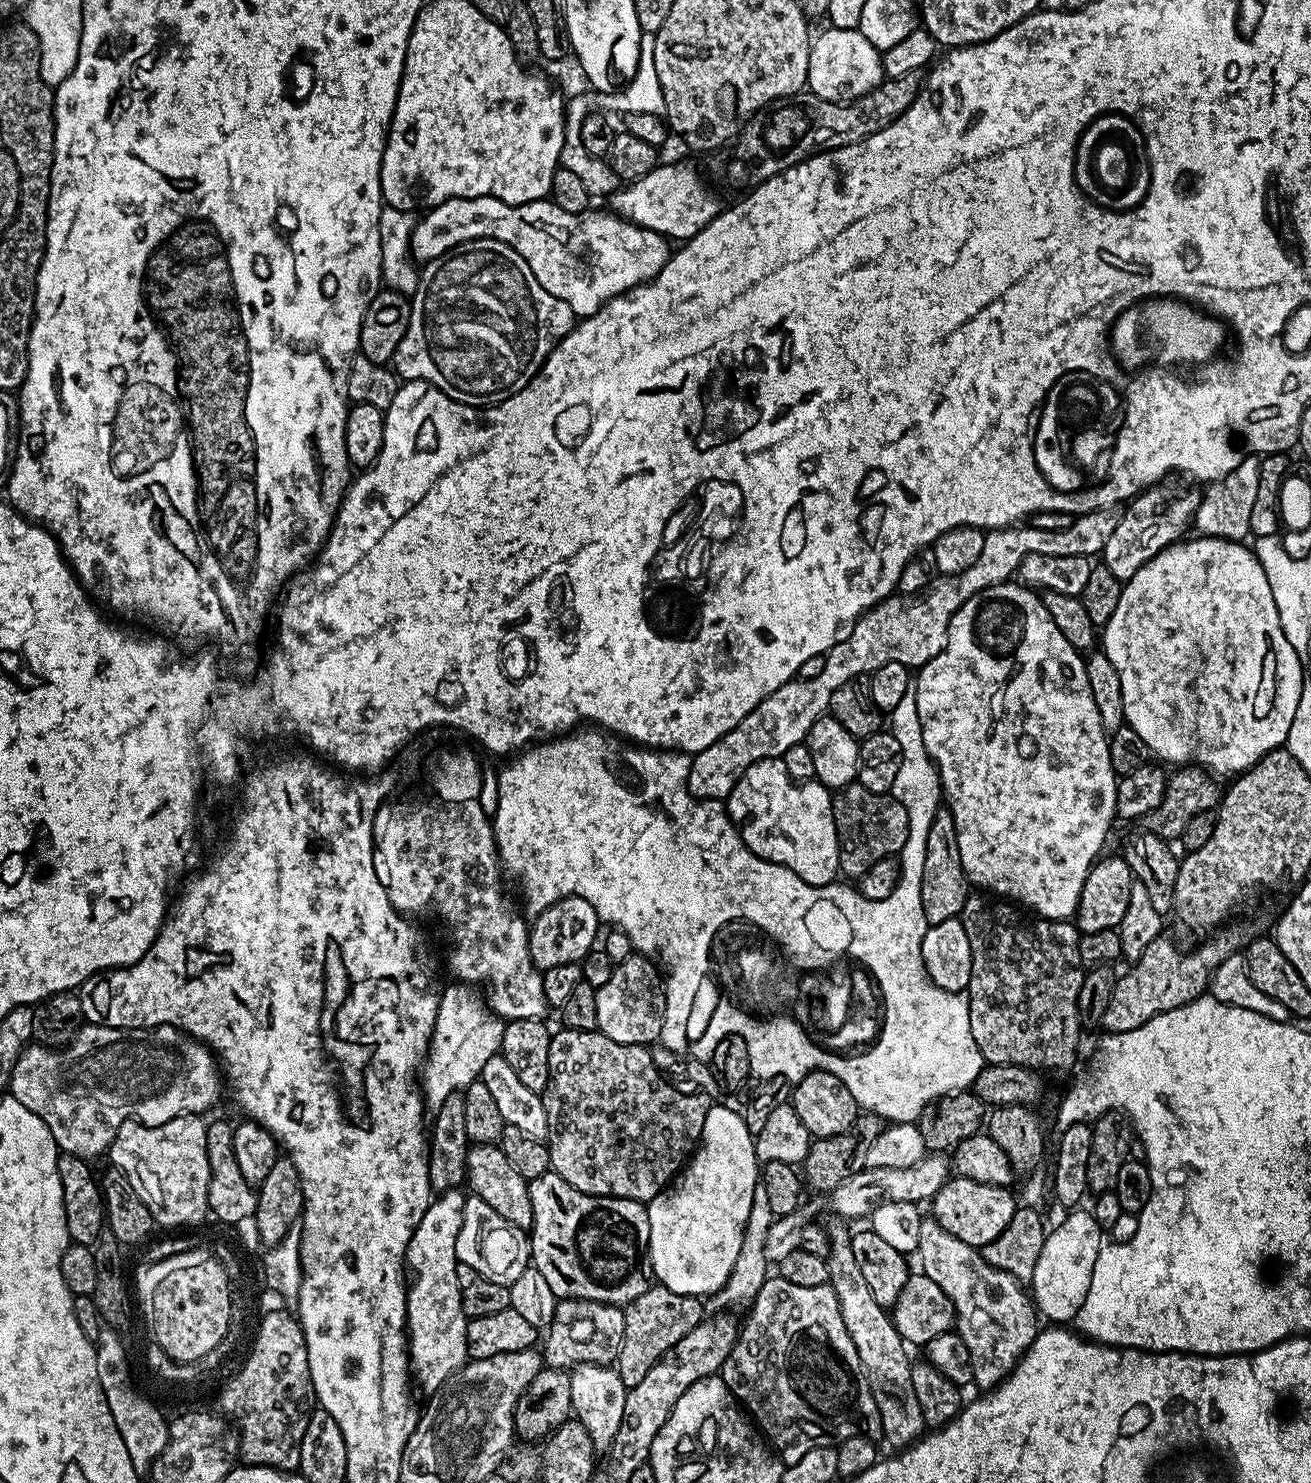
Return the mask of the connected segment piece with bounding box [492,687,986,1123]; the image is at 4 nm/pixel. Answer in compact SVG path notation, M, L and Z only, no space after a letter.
M915 687L906 690L899 705L894 706L890 713L890 720L890 730L894 738L898 738L898 746L902 746L902 767L894 777L890 794L908 815L906 846L902 846L898 853L900 880L890 898L868 900L861 896L855 887L847 888L846 885L840 884L841 882L810 886L802 882L802 878L798 878L794 870L758 858L758 854L751 852L746 842L742 842L739 830L732 823L721 801L697 802L688 793L688 775L693 767L691 755L671 750L653 750L647 746L620 748L621 737L596 726L585 727L585 732L573 730L559 738L537 742L523 749L515 758L509 759L509 764L504 769L499 769L500 793L492 820L492 829L496 835L496 853L500 856L503 871L520 883L519 899L522 901L523 911L529 917L540 916L542 910L567 896L586 898L586 902L594 906L600 921L624 932L637 953L649 958L655 957L655 952L660 955L659 963L666 973L666 1010L659 1039L663 1047L689 1060L708 1062L714 1054L714 1046L718 1046L722 1038L737 1036L742 1038L742 1042L746 1042L746 1051L750 1054L750 1070L752 1076L758 1078L757 1081L763 1082L782 1076L789 1082L795 1082L811 1072L829 1072L842 1082L842 1086L846 1086L846 1090L850 1090L850 1094L854 1094L857 1105L865 1113L879 1116L885 1122L915 1123L921 1110L940 1096L967 1091L975 1083L986 1061L970 1031L967 995L964 992L947 992L934 986L922 962L922 938L926 925L922 914L920 879L926 866L926 838L930 834L930 822L934 822L934 814L942 800L942 789L936 763L926 750L926 742L922 742L922 722L918 718Z

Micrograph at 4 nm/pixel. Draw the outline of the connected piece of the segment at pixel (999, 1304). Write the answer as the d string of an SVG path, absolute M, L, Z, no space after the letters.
M931 1218L921 1219L922 1231L918 1234L918 1246L916 1252L920 1256L919 1271L930 1282L938 1282L950 1298L950 1302L956 1311L956 1323L954 1330L966 1342L966 1350L970 1350L970 1366L972 1367L972 1384L980 1387L980 1390L991 1390L997 1384L1008 1377L1012 1369L1017 1367L1018 1361L1024 1351L1034 1342L1038 1334L1036 1320L1038 1321L1038 1309L1025 1285L1014 1279L1006 1270L998 1270L986 1262L983 1251L979 1248L966 1246L966 1242L958 1242L954 1234L946 1234L942 1226Z

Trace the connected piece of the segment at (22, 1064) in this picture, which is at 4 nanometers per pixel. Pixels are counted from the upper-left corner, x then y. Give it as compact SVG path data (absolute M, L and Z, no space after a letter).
M85 1023L84 1027L80 1029L80 1033L63 1046L49 1046L43 1042L29 1043L14 1066L8 1086L13 1098L22 1102L22 1106L26 1106L26 1110L34 1110L34 1114L38 1114L38 1118L42 1118L42 1122L46 1122L46 1126L50 1126L50 1134L54 1134L54 1142L61 1153L91 1158L90 1156L103 1157L107 1153L118 1130L128 1120L135 1120L136 1123L146 1126L162 1126L179 1116L208 1114L208 1111L220 1100L220 1080L222 1084L222 1068L212 1049L208 1045L200 1043L193 1036L189 1036L187 1032L181 1032L179 1027L159 1024L153 1028L111 1028L108 1024Z

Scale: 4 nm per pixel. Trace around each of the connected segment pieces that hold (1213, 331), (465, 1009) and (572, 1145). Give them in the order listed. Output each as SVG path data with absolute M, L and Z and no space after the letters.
M1153 297L1127 308L1112 325L1109 343L1113 359L1124 371L1137 372L1154 366L1172 368L1174 364L1206 364L1218 353L1228 335L1219 317L1177 297Z
M452 982L448 989L443 989L432 1040L422 1064L422 1095L429 1109L440 1108L450 1094L463 1093L465 1088L480 1079L486 1062L499 1053L505 1021L490 1014L485 1001L483 1004L471 991L475 992L464 982Z
M570 1028L557 1031L550 1042L550 1074L542 1099L548 1123L546 1143L551 1171L570 1182L574 1190L582 1190L582 1194L641 1202L663 1192L685 1167L702 1134L710 1107L706 1093L681 1090L665 1079L645 1045L614 1042L598 1030L580 1032Z

